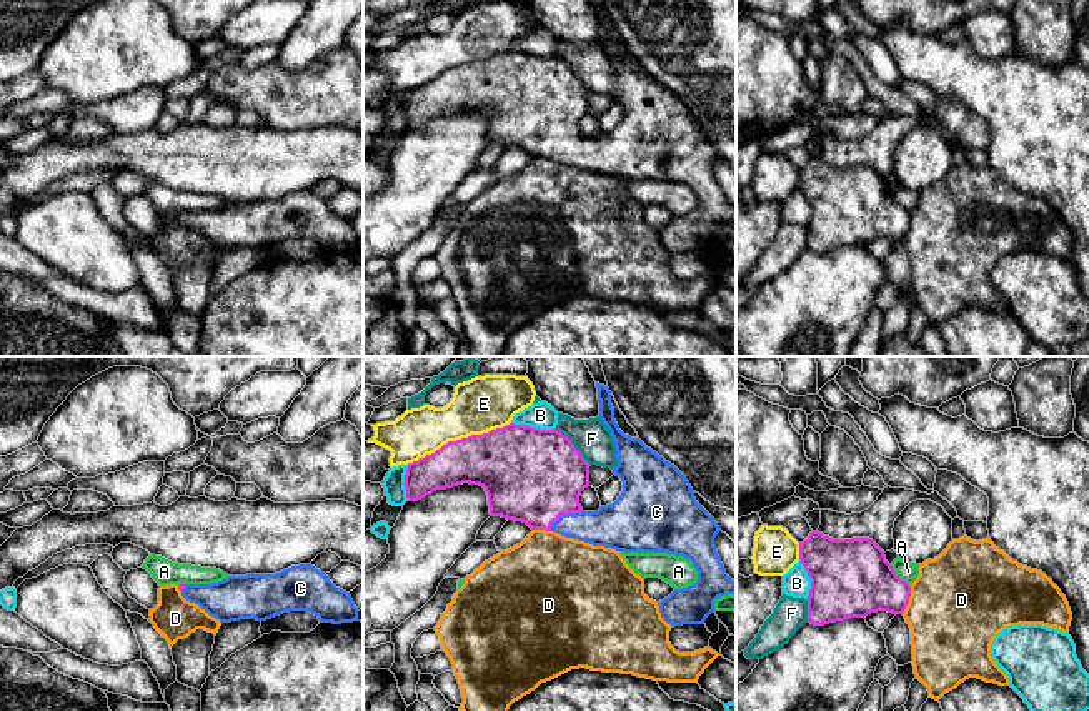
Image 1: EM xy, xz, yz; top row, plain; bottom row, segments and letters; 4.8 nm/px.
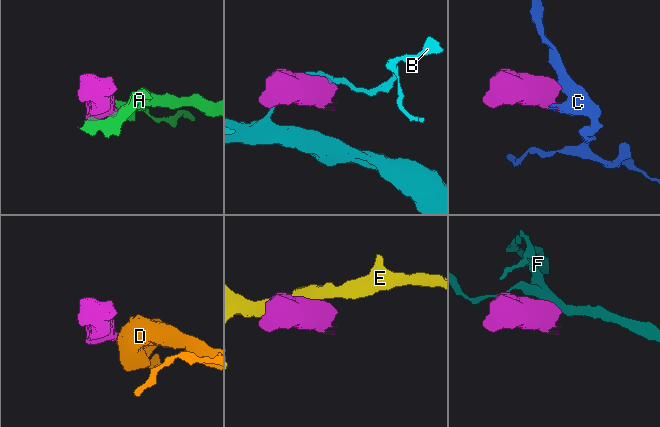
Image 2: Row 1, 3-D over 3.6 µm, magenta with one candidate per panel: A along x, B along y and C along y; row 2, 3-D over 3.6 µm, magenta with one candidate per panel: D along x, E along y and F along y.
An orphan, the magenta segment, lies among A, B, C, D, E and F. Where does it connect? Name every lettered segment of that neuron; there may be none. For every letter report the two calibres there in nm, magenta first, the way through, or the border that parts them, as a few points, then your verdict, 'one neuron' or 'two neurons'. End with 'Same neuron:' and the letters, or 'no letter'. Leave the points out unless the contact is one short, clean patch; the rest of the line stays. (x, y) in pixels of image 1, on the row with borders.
A: calibres 380 and 90 nm; border yz (890, 565), (909, 586); two neurons
B: calibres 460 and 130 nm; two neurons
C: calibres 460 and 220 nm; way xz (530, 475), (563, 513), (578, 525), (613, 527); one neuron
D: calibres 320 and 480 nm; border yz (911, 586), (908, 605), (901, 613); two neurons
E: calibres 340 and 260 nm; two neurons
F: calibres 460 and 180 nm; border xz (555, 428), (570, 440), (590, 465); two neurons
Same neuron: C

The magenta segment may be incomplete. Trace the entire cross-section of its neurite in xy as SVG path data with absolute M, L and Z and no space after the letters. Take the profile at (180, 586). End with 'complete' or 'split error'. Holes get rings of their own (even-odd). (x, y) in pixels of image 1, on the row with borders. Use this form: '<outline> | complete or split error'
M298 564L275 574L228 576L211 584L178 584L182 596L198 604L221 624L266 621L290 611L308 611L320 623L358 621L350 593L336 588L311 564Z | split error

